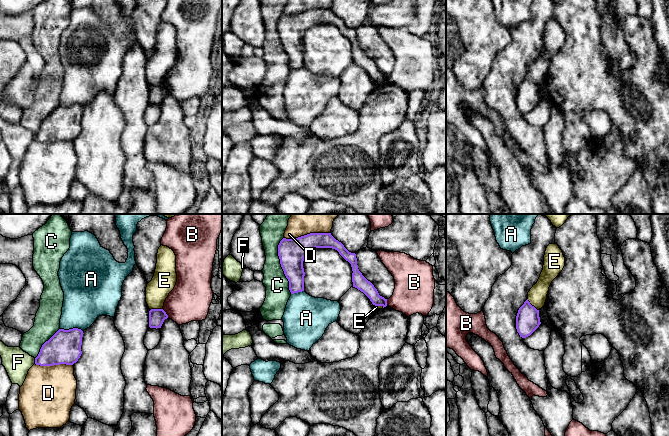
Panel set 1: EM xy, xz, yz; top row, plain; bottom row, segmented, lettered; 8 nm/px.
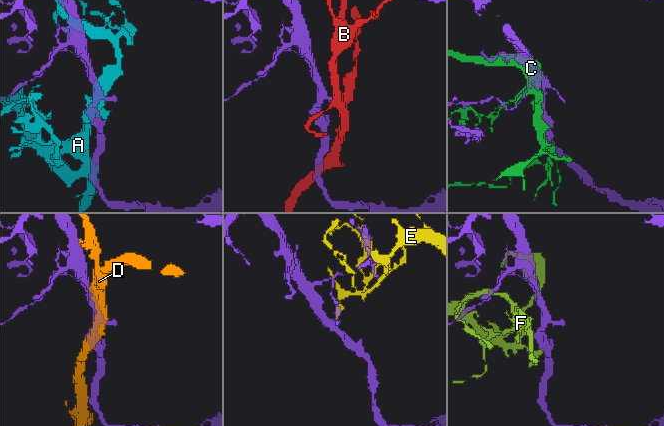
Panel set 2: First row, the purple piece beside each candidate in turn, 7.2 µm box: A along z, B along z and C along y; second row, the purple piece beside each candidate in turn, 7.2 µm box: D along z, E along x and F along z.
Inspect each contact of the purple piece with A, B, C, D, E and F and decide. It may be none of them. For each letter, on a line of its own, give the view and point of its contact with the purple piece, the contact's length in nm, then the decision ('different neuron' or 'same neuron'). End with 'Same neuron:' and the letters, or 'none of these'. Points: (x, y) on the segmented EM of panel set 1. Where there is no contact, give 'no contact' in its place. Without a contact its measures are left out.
A: xy (71, 329) | 190 nm | different neuron
B: xy (165, 313) | 90 nm | different neuron
C: xz (281, 265) | 460 nm | different neuron
D: xz (307, 234) | 380 nm | different neuron
E: yz (531, 305) | 140 nm | different neuron
F: xy (35, 361) | 50 nm | different neuron
Same neuron: none of these

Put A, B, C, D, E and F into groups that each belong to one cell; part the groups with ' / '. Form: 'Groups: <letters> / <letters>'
Groups: A / B / C / D / E / F

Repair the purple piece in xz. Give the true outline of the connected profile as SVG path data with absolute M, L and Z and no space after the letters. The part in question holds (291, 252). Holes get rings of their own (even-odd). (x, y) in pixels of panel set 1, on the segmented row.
M310 233L294 239L283 238L278 245L278 256L280 259L281 267L284 271L286 278L289 281L289 290L291 294L304 291L304 268L303 261L308 252L315 248L332 248L339 252L339 254L351 264L352 267L352 282L353 287L363 292L375 306L387 306L387 299L380 296L374 285L368 281L358 269L357 258L355 253L349 252L344 245L336 240L331 233Z

